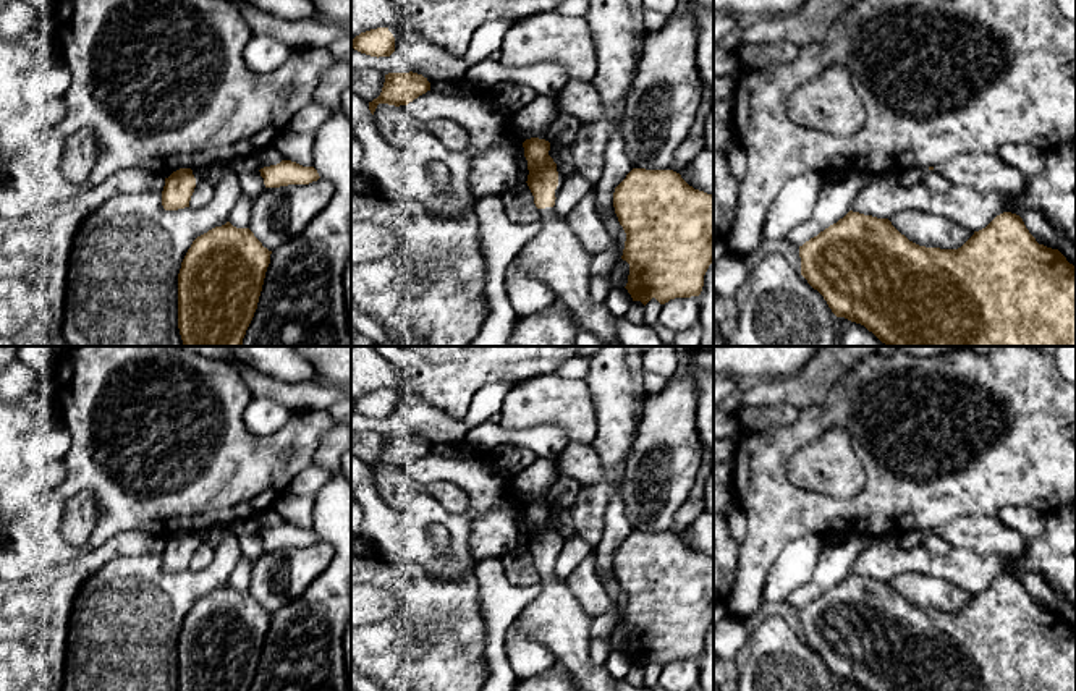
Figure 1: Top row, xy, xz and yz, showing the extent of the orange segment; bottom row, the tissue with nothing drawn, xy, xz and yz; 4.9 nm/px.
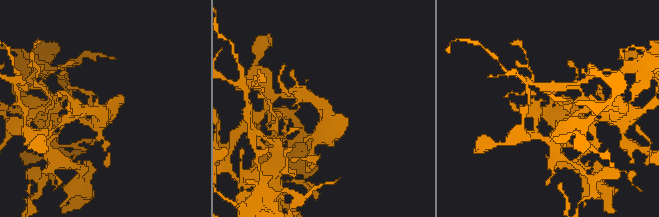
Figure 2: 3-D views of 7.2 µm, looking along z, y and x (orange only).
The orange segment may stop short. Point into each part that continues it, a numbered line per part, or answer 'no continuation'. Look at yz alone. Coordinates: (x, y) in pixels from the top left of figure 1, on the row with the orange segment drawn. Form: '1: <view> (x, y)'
no continuation

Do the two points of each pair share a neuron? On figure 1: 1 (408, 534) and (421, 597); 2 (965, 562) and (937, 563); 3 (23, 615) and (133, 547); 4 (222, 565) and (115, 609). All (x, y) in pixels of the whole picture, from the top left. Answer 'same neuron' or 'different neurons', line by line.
1: different neurons
2: same neuron
3: same neuron
4: same neuron

